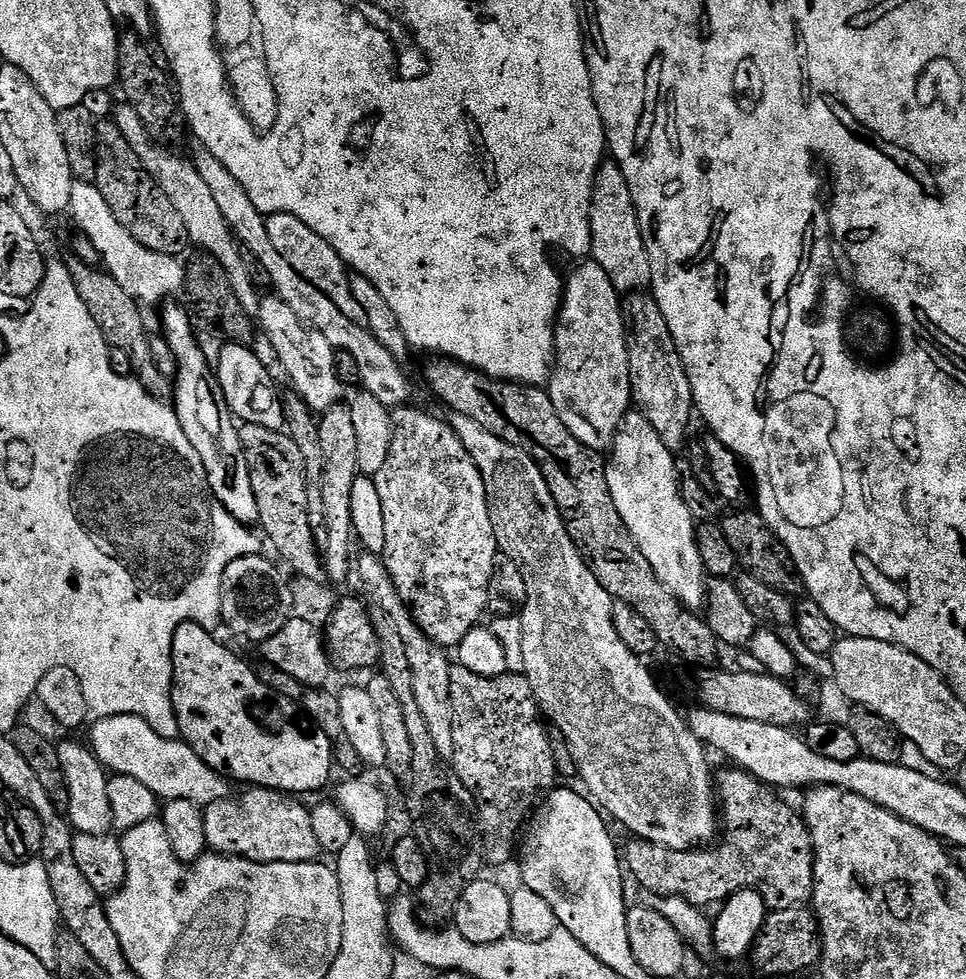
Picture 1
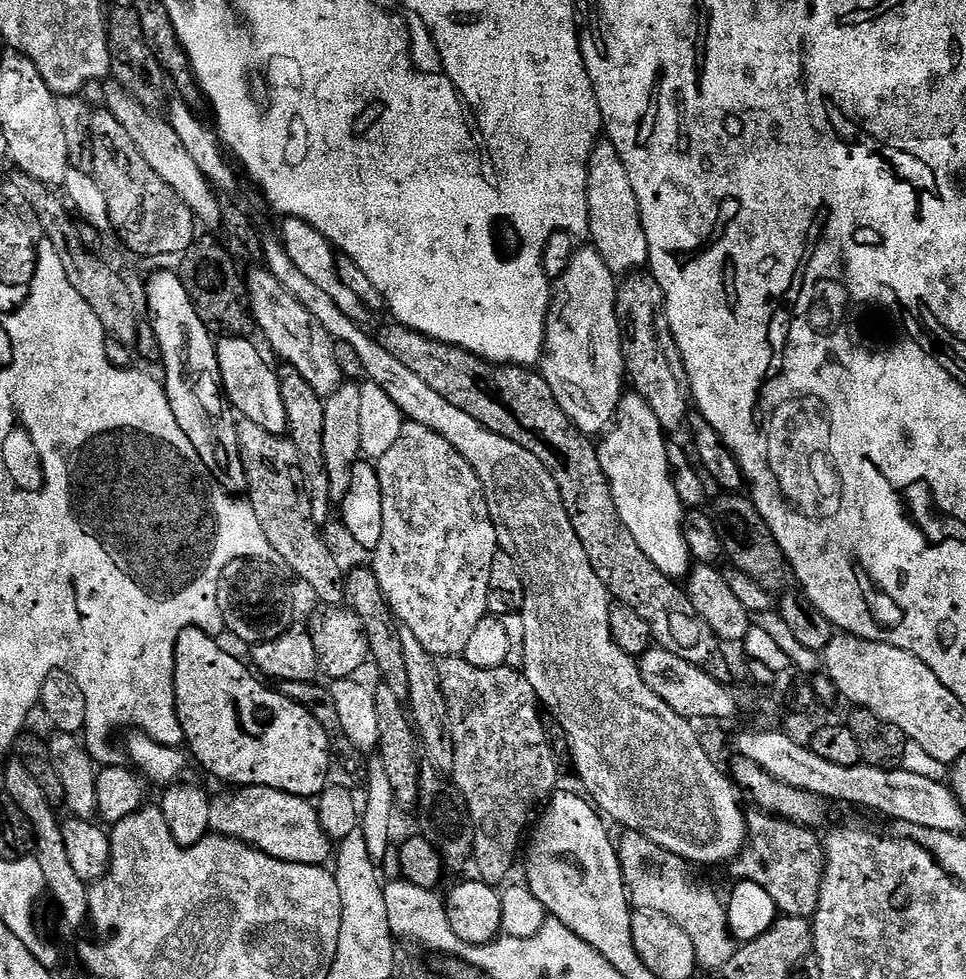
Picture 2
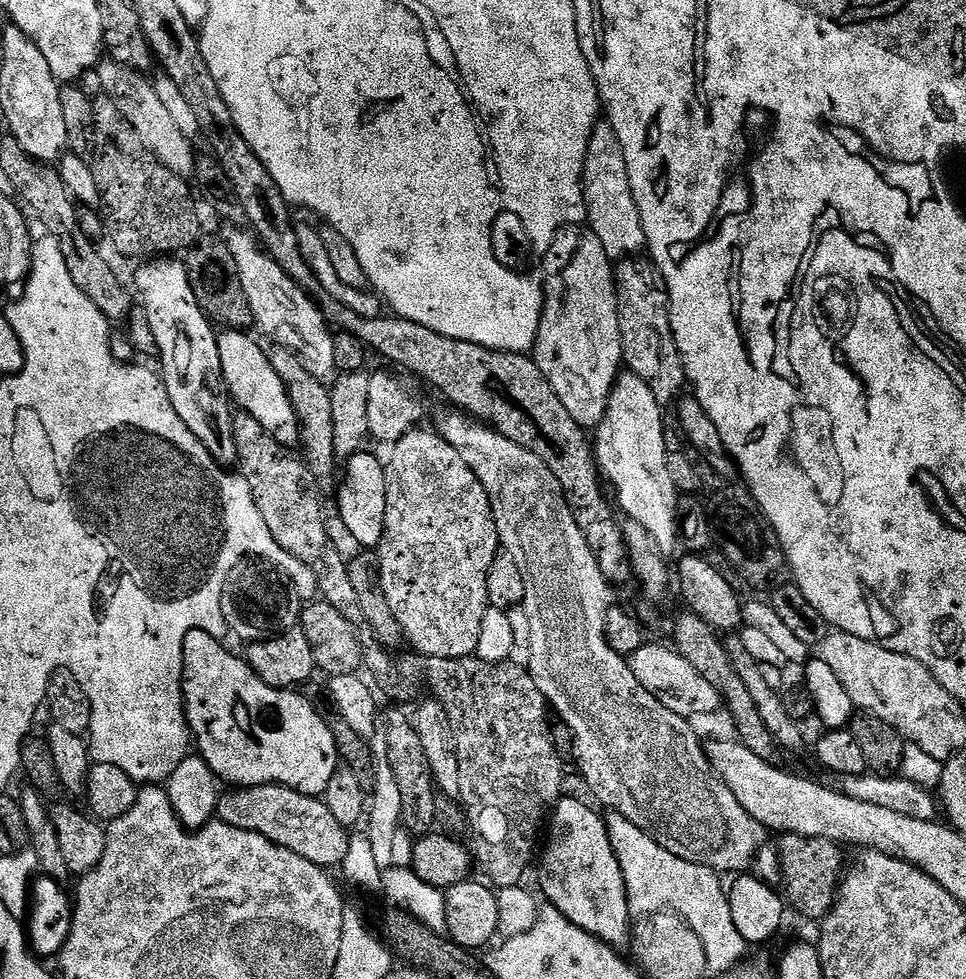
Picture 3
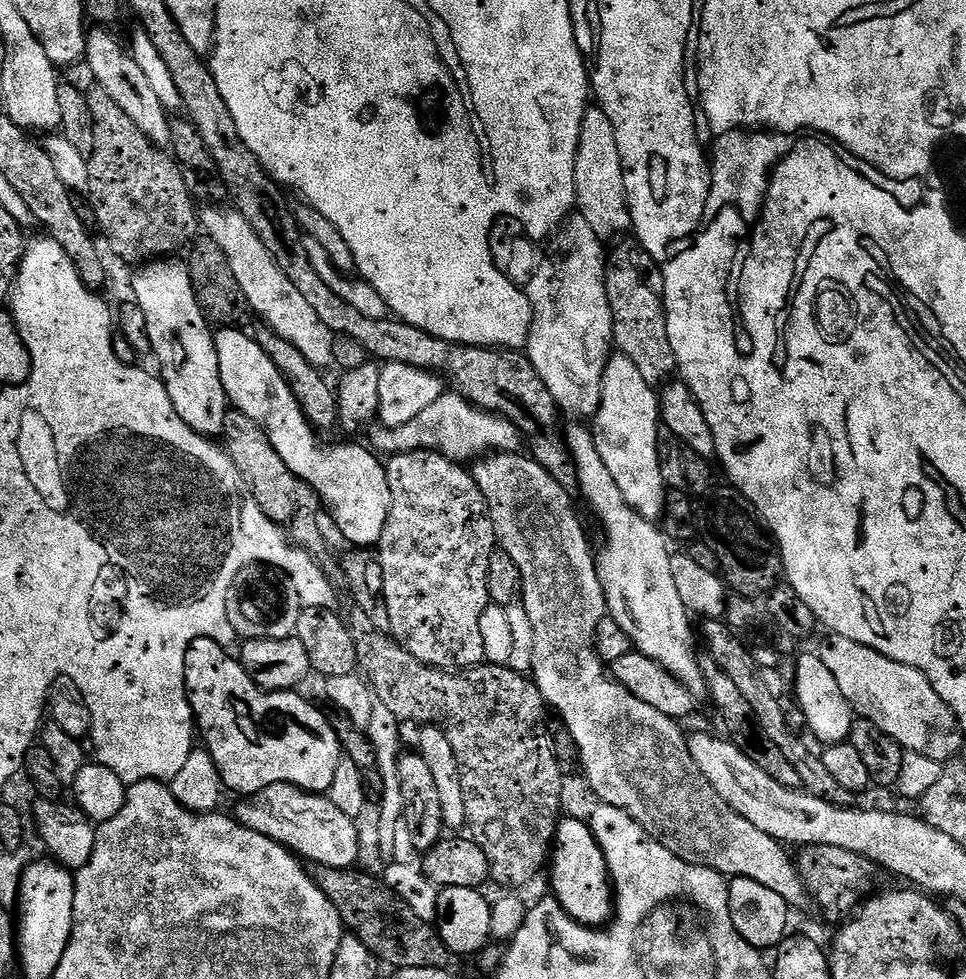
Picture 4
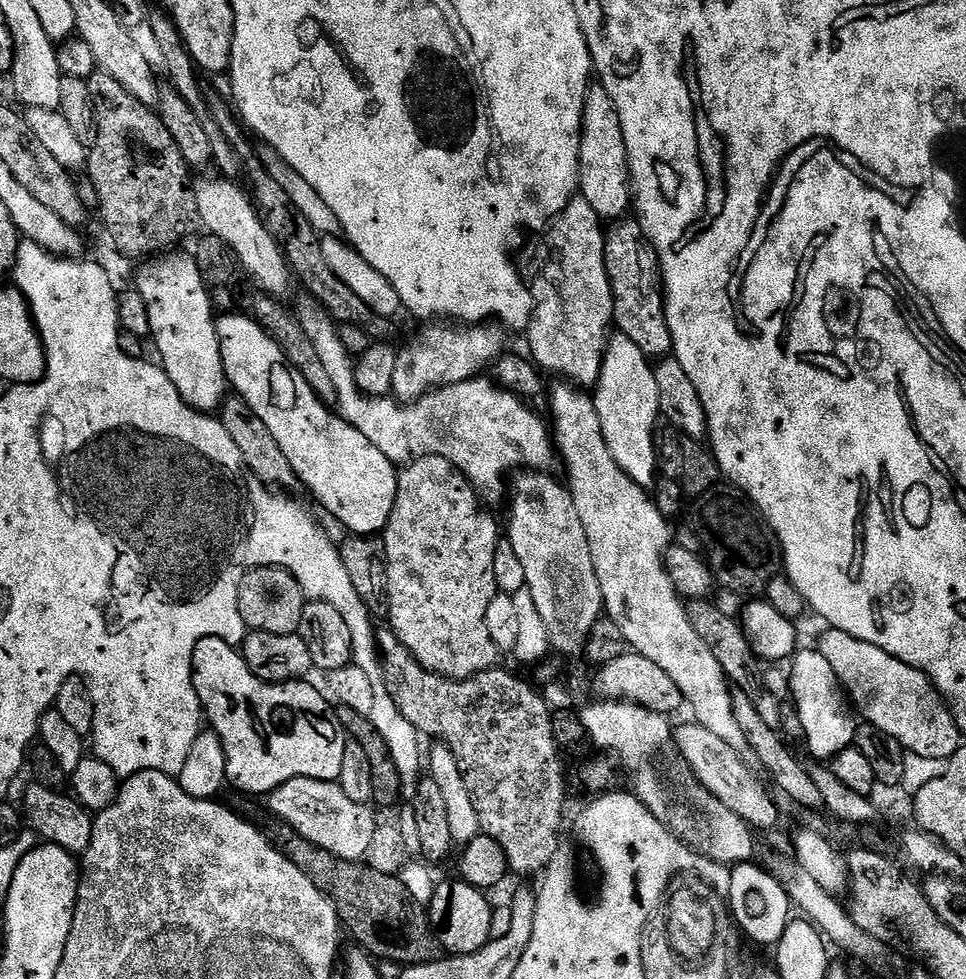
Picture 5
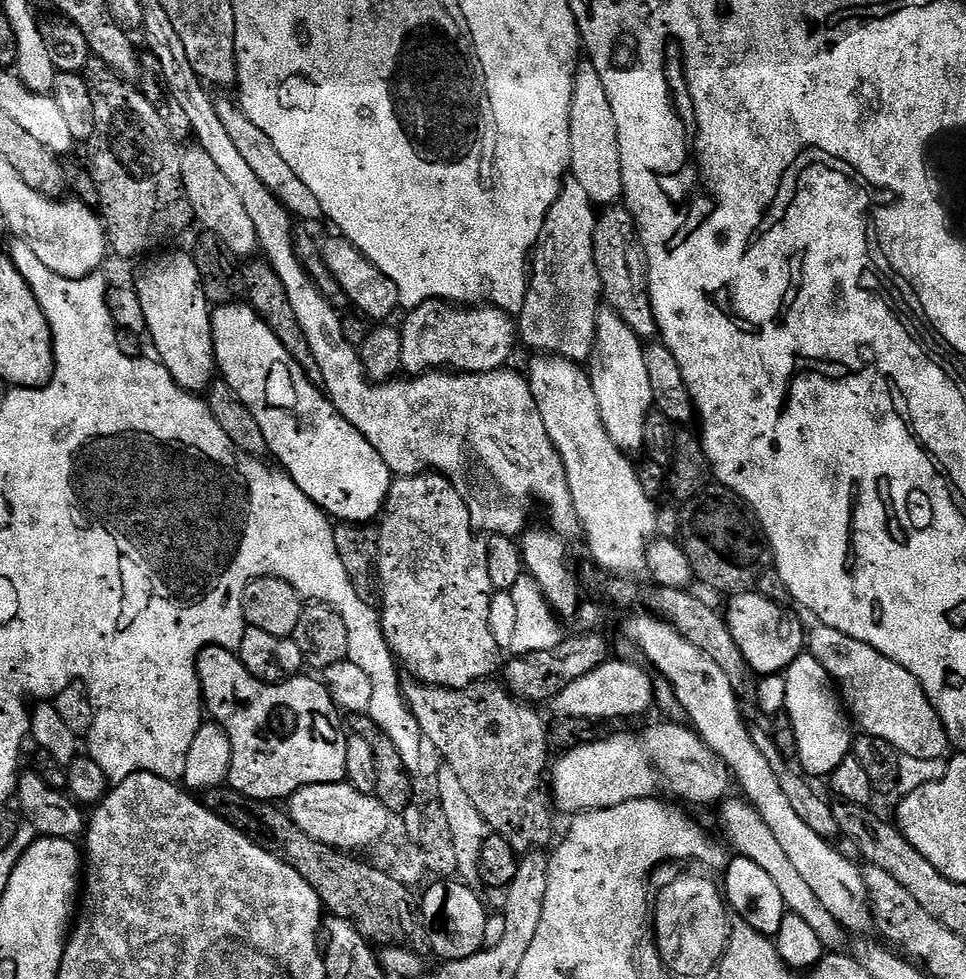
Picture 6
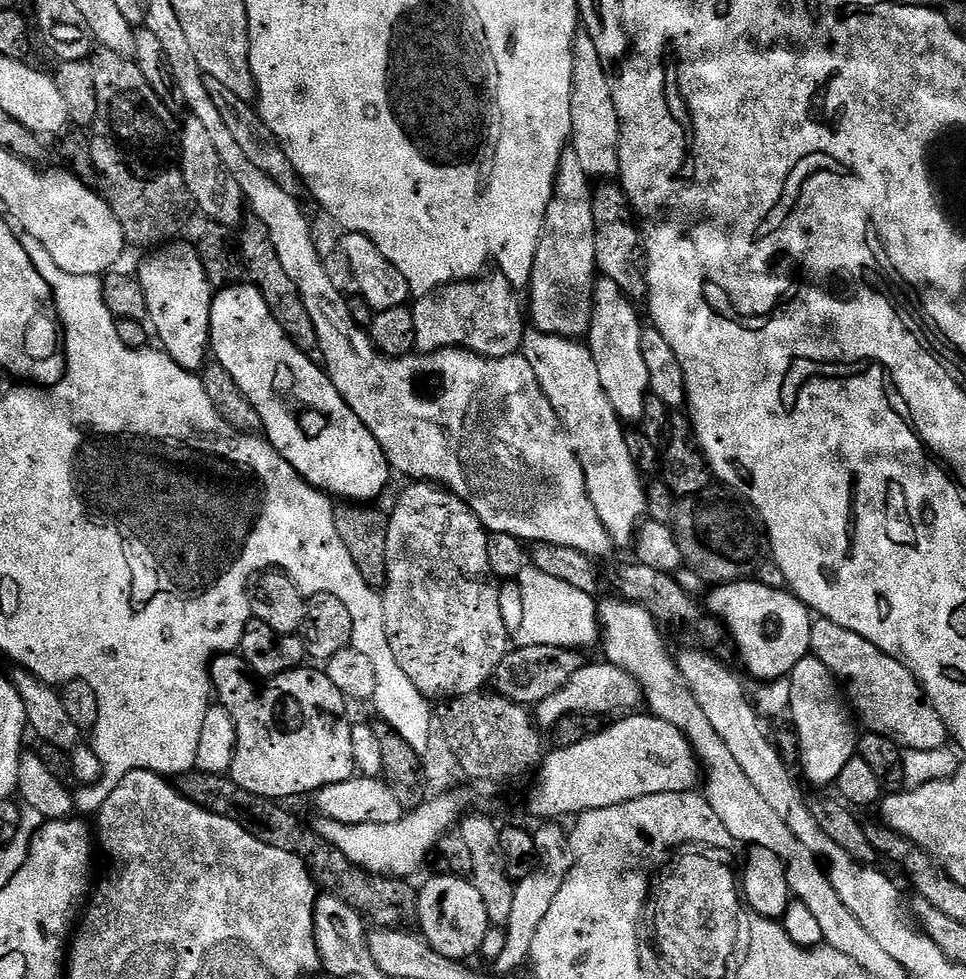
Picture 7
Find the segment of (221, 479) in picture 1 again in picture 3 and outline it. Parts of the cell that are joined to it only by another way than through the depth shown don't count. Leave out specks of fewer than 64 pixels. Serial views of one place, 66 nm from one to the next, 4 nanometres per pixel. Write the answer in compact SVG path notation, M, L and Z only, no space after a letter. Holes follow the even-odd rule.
M152 258L152 259L149 259L147 262L141 263L139 265L139 267L137 267L137 268L140 268L140 269L138 269L136 272L136 288L137 289L135 288L135 291L138 293L138 296L139 296L138 291L140 291L140 296L142 299L144 299L144 300L141 300L142 307L144 307L144 309L146 310L146 318L150 318L150 330L154 330L154 339L156 339L158 342L158 350L160 351L158 360L159 360L159 363L160 362L164 363L164 372L162 371L162 379L164 381L164 385L166 386L166 390L170 394L170 402L174 402L174 410L178 410L178 418L182 418L182 422L186 422L186 426L190 426L190 430L198 438L198 442L202 442L202 446L206 446L206 450L210 450L210 454L212 455L212 457L215 458L215 460L218 461L218 463L220 464L220 467L226 468L226 469L231 469L233 467L233 465L235 465L237 463L236 447L234 446L234 426L232 425L234 408L233 408L233 405L230 403L230 397L229 397L229 395L225 389L225 386L224 386L224 375L222 374L222 358L218 354L218 342L216 341L216 337L218 335L218 332L217 332L217 329L214 327L212 321L210 321L206 318L206 314L198 306L198 298L194 298L194 290L190 290L190 282L188 281L187 263L185 263L185 261L183 259L180 259L180 258Z

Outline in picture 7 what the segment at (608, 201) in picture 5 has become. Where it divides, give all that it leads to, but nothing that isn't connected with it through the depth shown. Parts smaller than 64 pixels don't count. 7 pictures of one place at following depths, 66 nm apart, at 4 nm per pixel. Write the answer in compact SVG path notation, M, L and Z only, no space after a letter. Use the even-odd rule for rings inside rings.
M577 58L572 75L572 139L571 151L576 151L575 163L586 170L589 178L620 175L620 123L618 110L614 110L614 98L610 94L610 82L606 78L606 66L595 58Z

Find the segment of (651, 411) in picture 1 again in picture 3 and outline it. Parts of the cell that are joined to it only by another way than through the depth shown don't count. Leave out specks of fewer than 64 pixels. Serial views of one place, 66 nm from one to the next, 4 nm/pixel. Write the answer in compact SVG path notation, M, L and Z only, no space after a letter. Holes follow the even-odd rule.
M629 258L619 261L615 265L616 273L616 297L618 298L618 326L622 330L622 350L624 351L623 363L627 371L638 374L646 386L650 386L650 394L662 406L679 401L686 388L684 375L684 363L680 357L678 346L674 342L672 323L670 322L670 310L668 309L668 287L657 270L656 265L648 258Z

